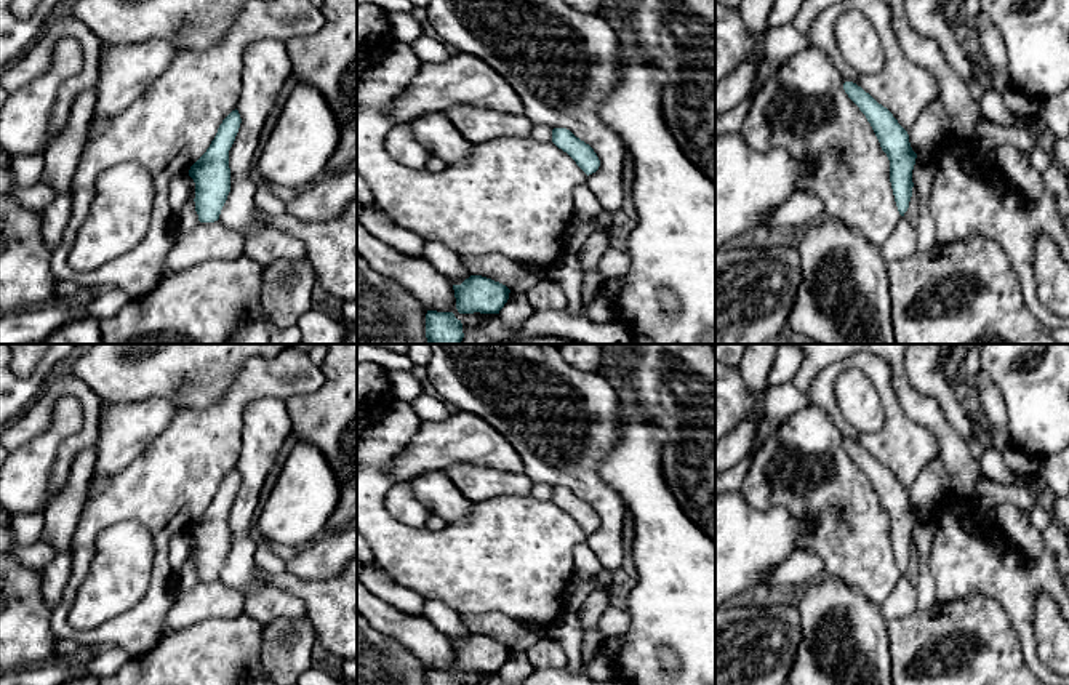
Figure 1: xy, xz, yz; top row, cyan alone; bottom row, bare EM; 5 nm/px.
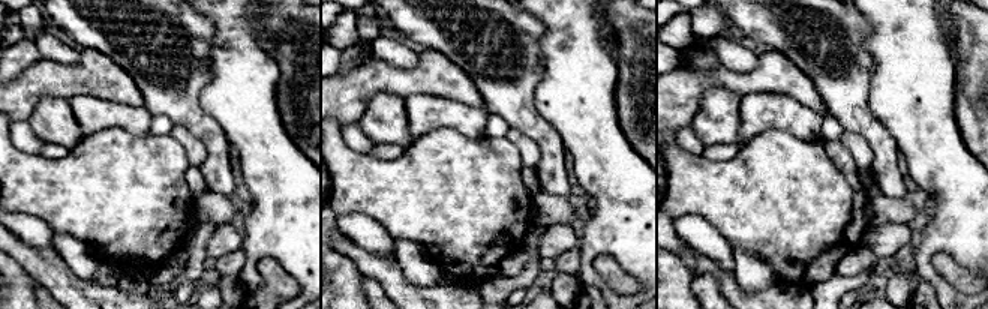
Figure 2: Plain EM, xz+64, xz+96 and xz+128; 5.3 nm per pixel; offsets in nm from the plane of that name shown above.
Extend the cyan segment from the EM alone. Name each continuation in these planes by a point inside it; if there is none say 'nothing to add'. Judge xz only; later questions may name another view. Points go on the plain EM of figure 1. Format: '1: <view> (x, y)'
nothing to add

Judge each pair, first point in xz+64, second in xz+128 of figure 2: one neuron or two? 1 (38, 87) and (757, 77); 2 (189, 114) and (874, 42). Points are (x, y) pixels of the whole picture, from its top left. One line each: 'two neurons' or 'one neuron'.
1: one neuron
2: two neurons

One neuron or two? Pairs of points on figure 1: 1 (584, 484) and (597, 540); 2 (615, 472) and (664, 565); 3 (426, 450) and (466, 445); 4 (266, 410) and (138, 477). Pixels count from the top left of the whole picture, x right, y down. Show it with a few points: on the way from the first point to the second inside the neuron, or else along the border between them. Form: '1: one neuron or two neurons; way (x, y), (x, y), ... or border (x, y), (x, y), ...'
1: one neuron; way (599, 498), (607, 506), (607, 525)
2: one neuron; way (637, 495), (656, 514), (664, 543)
3: one neuron; way (436, 447), (456, 445)
4: two neurons; border (268, 396), (258, 396), (244, 410), (237, 460)

